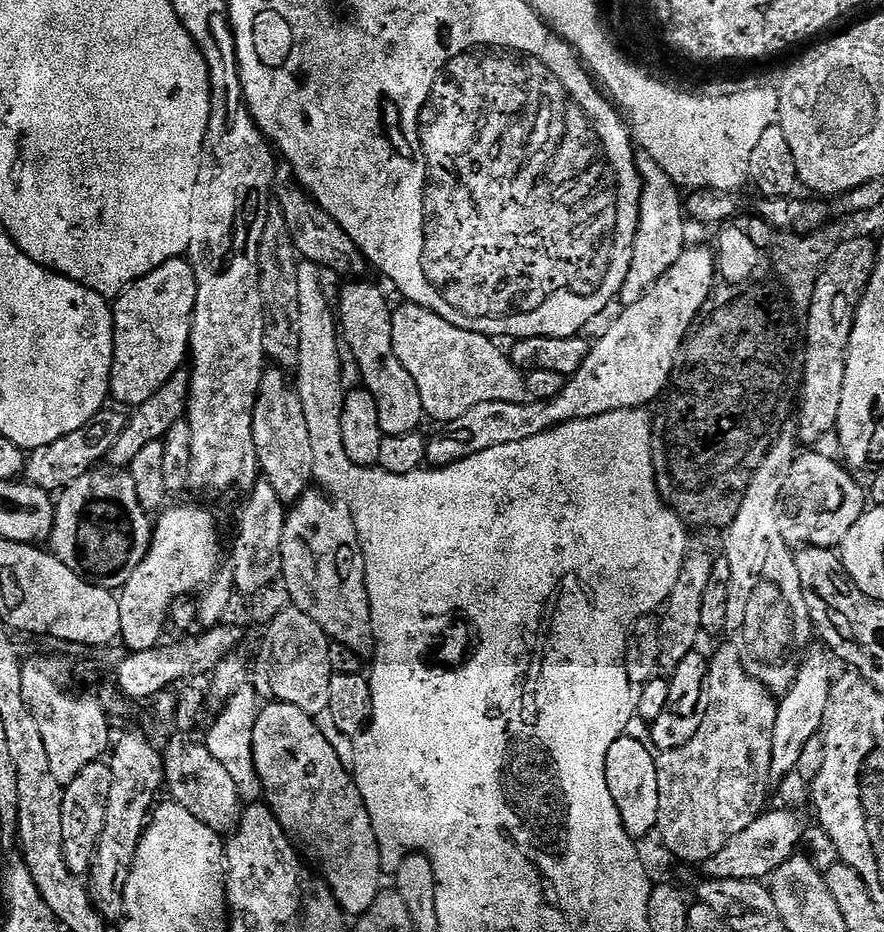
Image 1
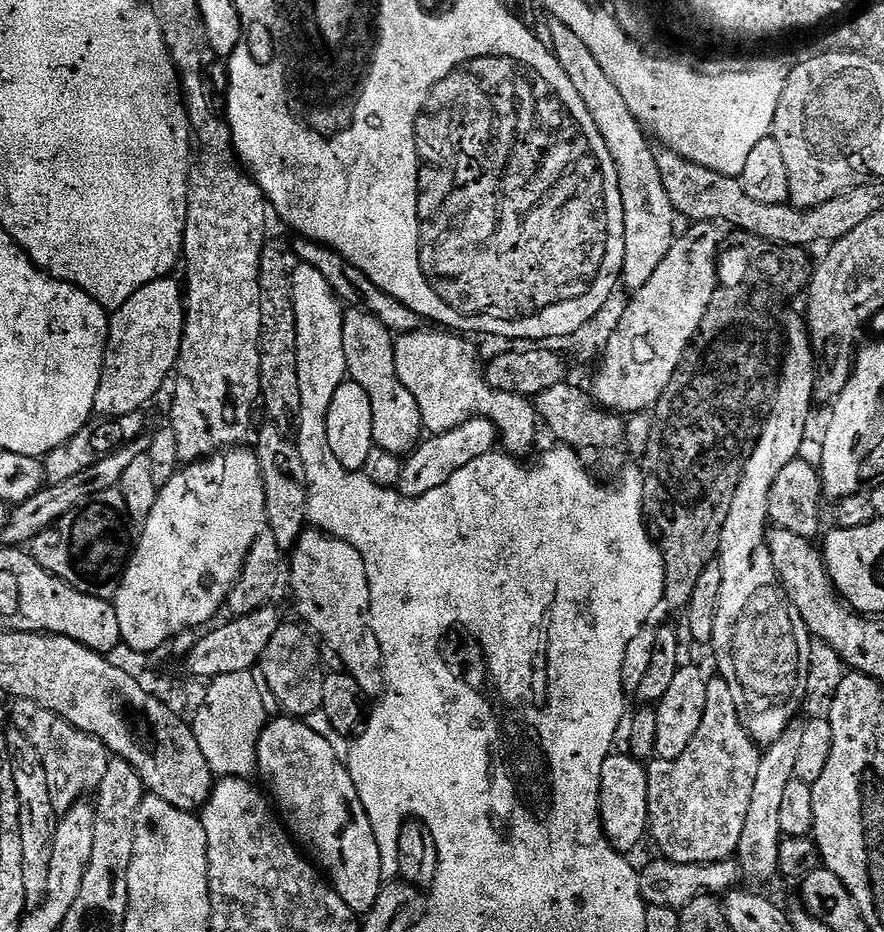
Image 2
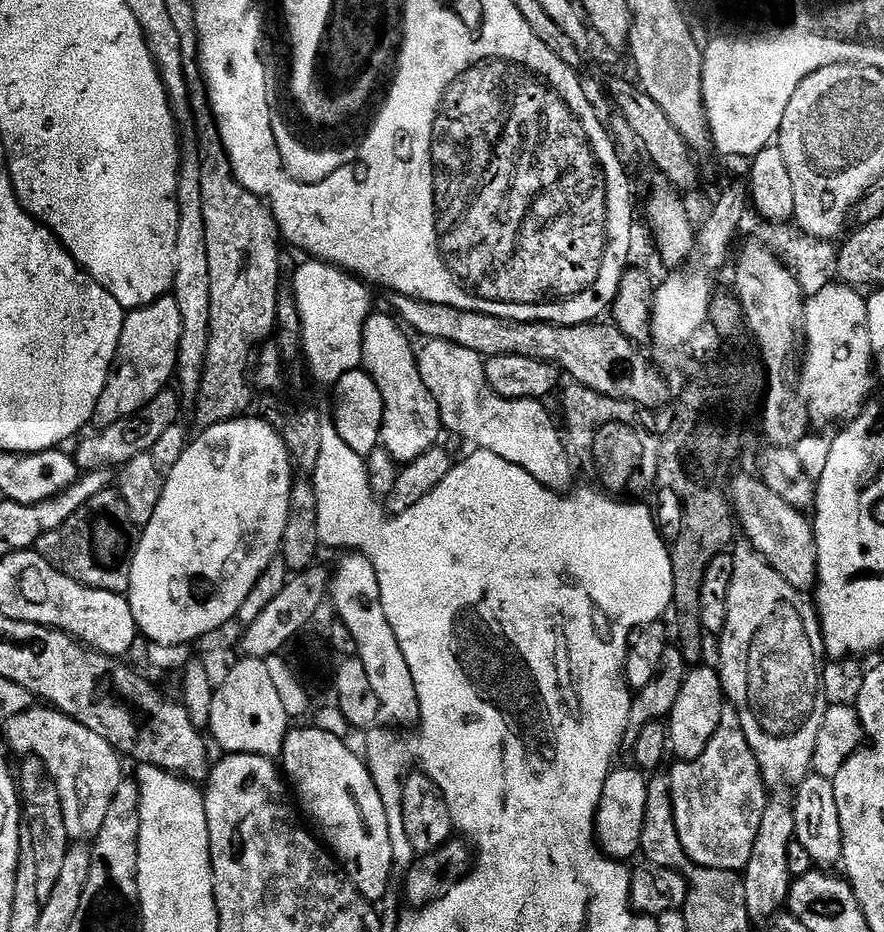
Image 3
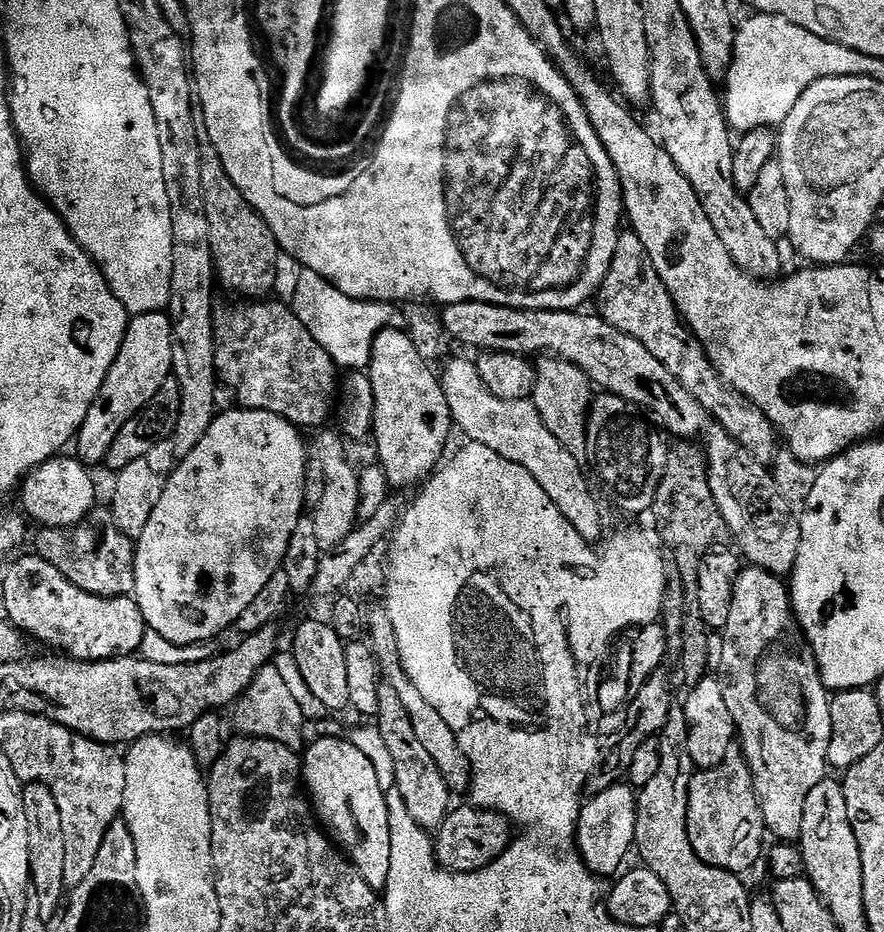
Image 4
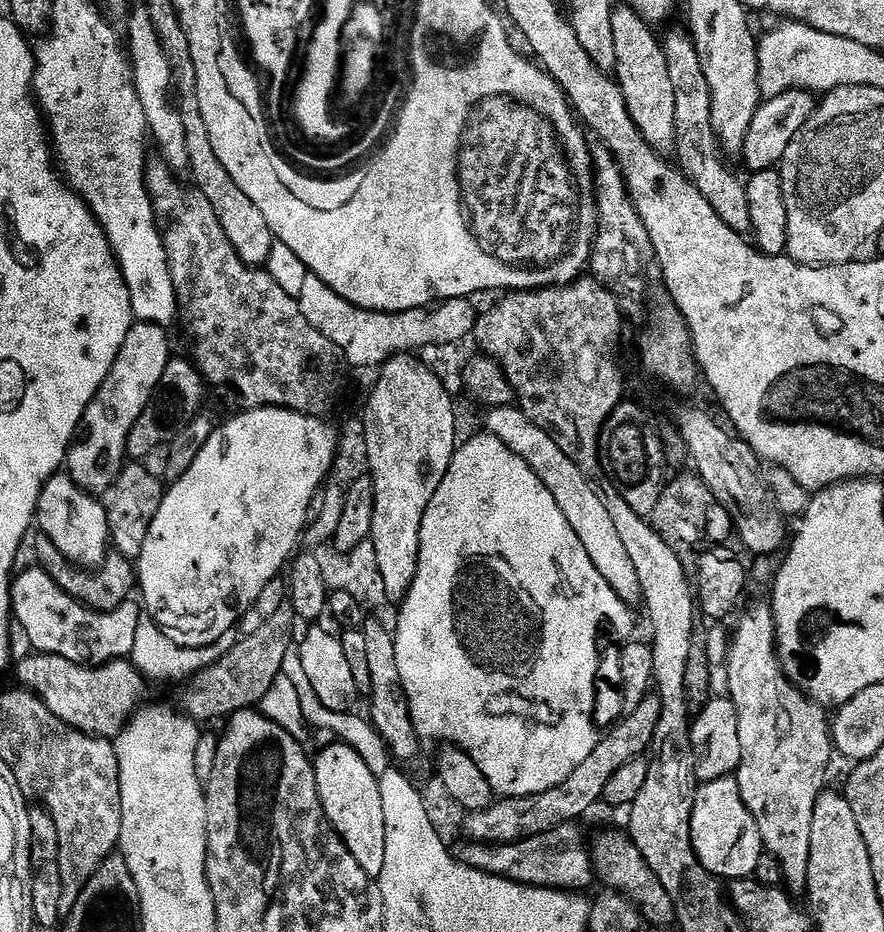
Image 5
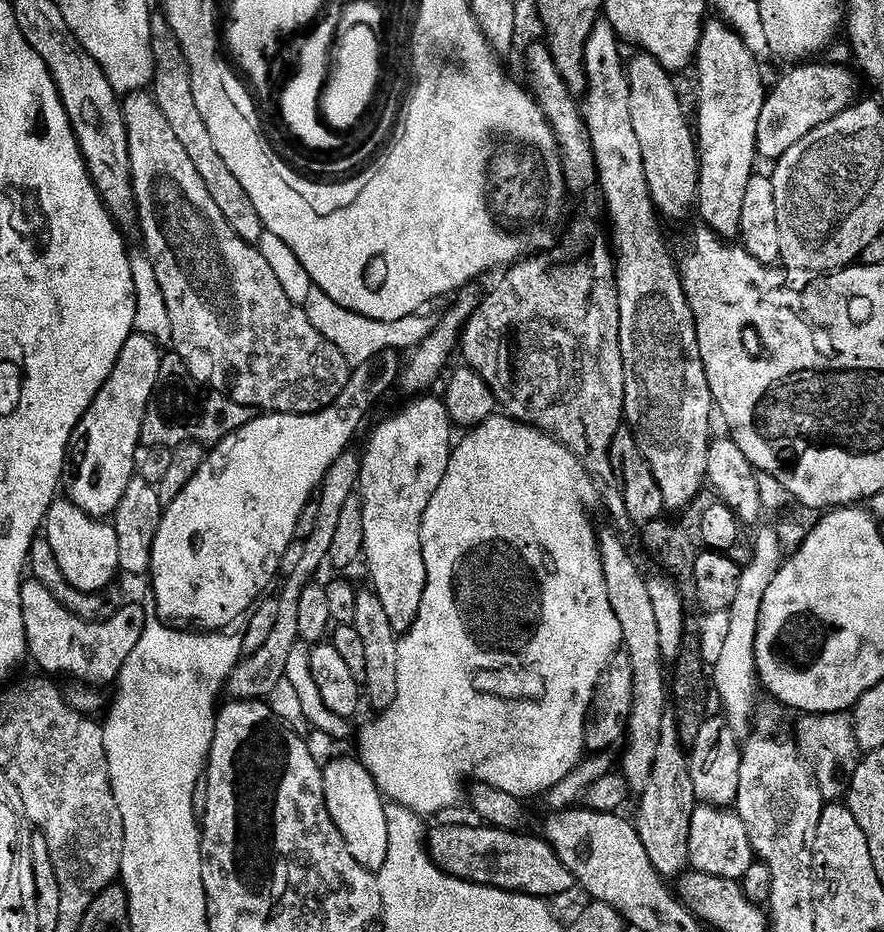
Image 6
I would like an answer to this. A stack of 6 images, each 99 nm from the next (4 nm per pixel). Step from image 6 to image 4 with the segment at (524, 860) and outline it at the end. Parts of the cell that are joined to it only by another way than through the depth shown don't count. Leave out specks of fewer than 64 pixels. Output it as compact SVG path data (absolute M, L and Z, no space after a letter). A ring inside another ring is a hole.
M621 782L588 799L583 801L580 823L576 825L576 848L595 876L615 877L625 867L624 859L634 852L637 793L631 784Z

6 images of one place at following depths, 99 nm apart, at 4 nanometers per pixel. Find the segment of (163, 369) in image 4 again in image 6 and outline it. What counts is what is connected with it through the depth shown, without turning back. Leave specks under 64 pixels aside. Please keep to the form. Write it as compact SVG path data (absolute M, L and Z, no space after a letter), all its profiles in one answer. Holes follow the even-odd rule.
M133 334L126 342L126 346L122 346L122 354L110 378L106 378L102 390L98 390L94 402L88 407L70 438L68 459L64 462L62 488L67 499L72 500L74 506L78 506L86 514L97 518L111 517L116 511L118 502L122 502L122 494L126 494L126 486L130 486L132 477L137 475L136 451L142 446L140 443L142 422L148 403L152 401L152 392L156 389L161 359L161 345L148 336Z

